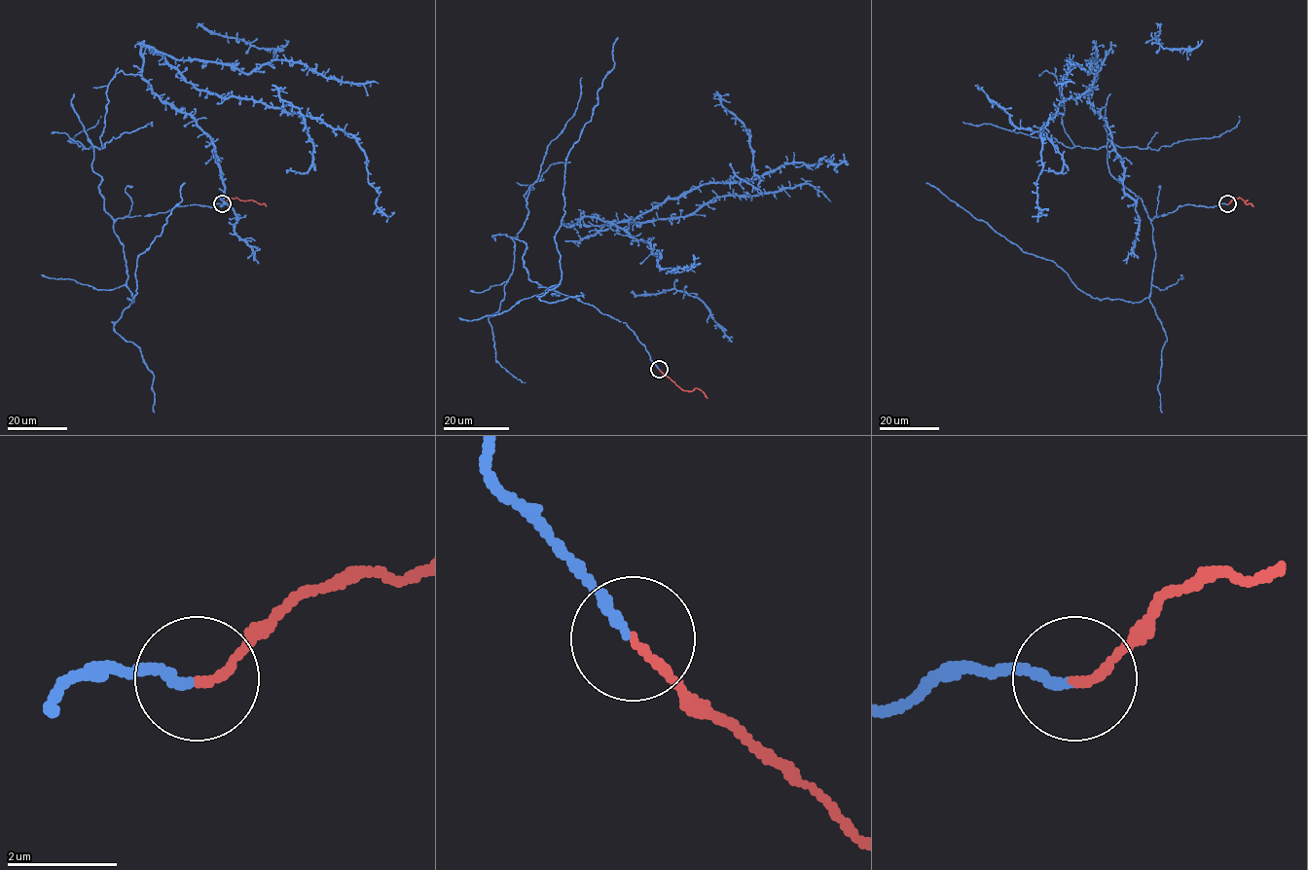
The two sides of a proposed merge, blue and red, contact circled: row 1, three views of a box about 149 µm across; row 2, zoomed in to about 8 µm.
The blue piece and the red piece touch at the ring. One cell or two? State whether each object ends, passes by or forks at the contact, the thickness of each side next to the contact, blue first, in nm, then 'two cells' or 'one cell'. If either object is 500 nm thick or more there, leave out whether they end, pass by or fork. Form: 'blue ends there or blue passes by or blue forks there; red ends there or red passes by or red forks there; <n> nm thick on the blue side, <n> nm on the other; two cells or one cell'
blue ends there; red ends there; 180 nm thick on the blue side, 150 nm on the other; one cell

